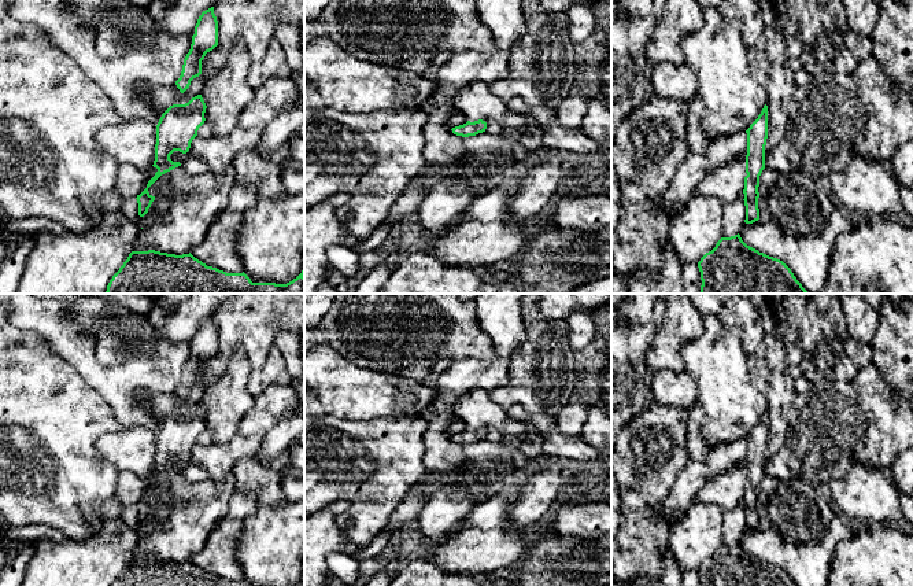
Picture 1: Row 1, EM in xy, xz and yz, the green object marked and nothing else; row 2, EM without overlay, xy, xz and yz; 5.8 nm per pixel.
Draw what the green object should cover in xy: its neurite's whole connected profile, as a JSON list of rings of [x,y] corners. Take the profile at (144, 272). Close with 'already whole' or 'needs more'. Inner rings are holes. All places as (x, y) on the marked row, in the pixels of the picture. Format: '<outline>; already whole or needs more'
[[[155,250],[132,251],[119,270],[110,280],[106,294],[304,294],[304,266],[302,273],[287,284],[252,283],[244,272],[226,273],[217,268],[207,266],[191,253],[175,255]]]; already whole

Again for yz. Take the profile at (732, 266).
[[[739,233],[721,237],[716,247],[701,258],[698,268],[702,280],[699,294],[809,294],[783,261],[747,246]]]; already whole

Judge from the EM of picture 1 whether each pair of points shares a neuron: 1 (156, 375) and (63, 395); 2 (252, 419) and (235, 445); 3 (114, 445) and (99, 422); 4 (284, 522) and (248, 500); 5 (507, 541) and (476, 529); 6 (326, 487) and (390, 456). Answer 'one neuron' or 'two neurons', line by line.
1: two neurons
2: two neurons
3: two neurons
4: two neurons
5: one neuron
6: one neuron

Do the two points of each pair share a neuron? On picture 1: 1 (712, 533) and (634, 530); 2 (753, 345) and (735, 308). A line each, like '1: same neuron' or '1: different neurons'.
1: different neurons
2: same neuron

